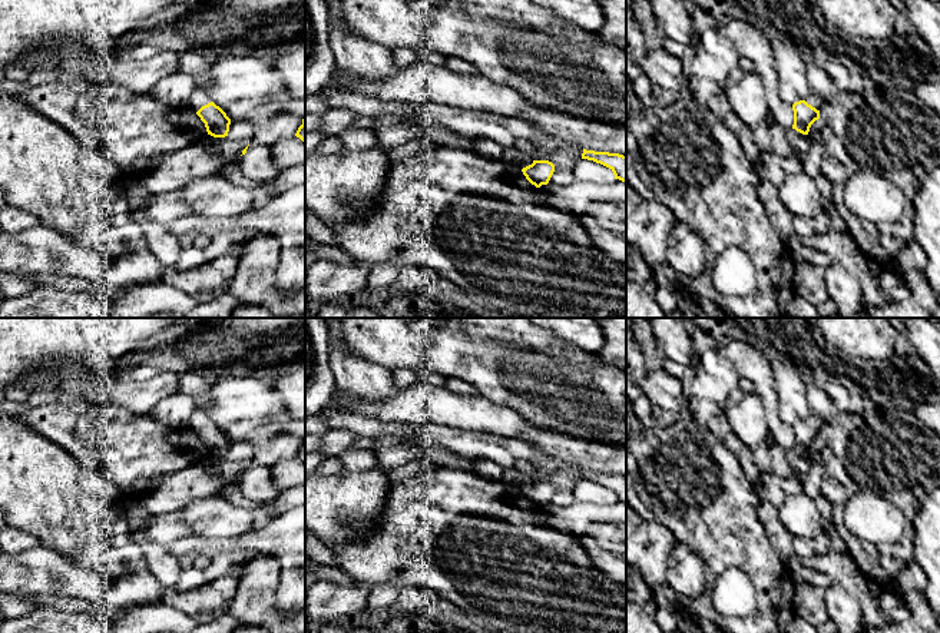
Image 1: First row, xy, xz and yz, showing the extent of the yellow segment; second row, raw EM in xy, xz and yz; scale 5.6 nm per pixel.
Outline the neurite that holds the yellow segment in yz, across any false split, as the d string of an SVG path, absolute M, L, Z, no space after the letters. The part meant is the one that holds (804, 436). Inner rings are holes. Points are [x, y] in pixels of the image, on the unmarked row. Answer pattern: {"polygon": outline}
{"polygon": "M811 412L804 421L792 425L794 445L792 450L808 455L811 445L820 440L821 421Z"}

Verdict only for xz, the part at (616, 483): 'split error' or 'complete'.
complete

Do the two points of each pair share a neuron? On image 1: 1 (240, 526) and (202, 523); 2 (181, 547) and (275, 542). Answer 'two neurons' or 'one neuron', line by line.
1: one neuron
2: one neuron

